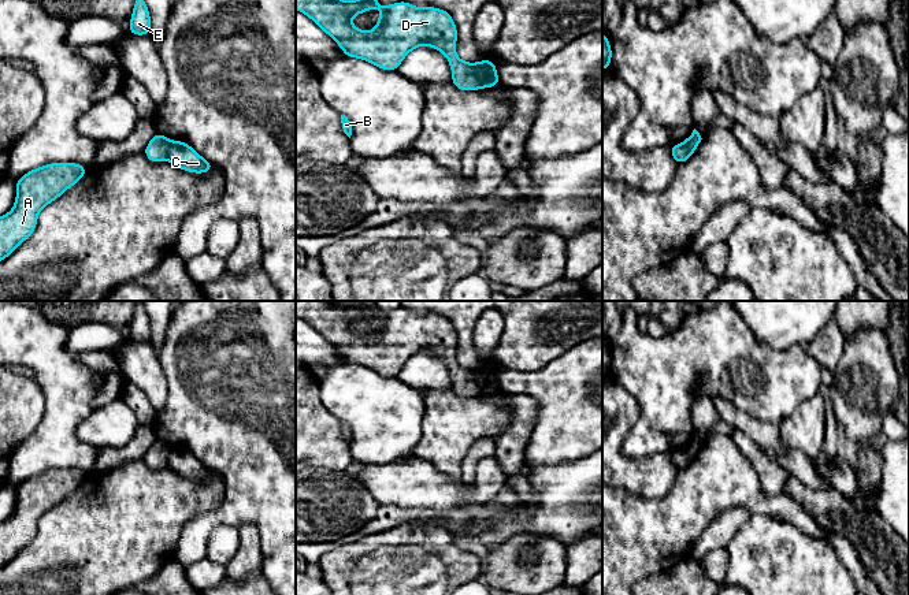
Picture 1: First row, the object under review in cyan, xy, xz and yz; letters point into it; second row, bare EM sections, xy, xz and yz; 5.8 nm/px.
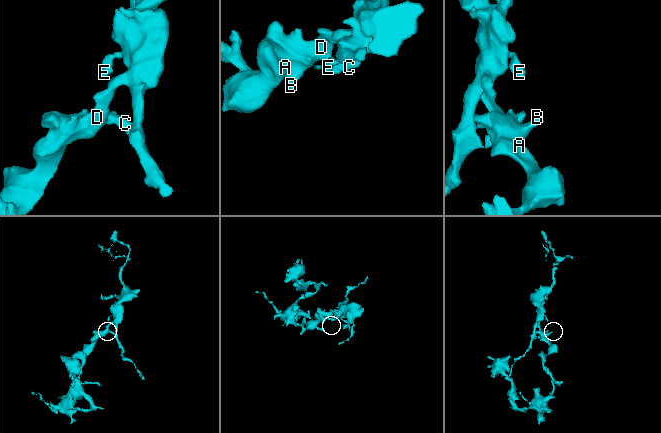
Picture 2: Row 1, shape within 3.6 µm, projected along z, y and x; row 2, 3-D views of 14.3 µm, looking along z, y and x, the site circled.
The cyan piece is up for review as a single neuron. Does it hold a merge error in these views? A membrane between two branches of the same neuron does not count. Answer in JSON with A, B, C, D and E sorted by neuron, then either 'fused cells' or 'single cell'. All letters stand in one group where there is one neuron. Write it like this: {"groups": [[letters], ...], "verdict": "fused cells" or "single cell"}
{"groups": [["A", "B", "D"], ["C", "E"]], "verdict": "fused cells"}

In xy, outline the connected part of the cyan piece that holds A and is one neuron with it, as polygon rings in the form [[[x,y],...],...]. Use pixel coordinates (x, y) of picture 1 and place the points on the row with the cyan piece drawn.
[[[49,163],[15,179],[14,208],[0,216],[0,261],[36,231],[41,209],[77,185],[88,171],[89,167],[79,163]]]

